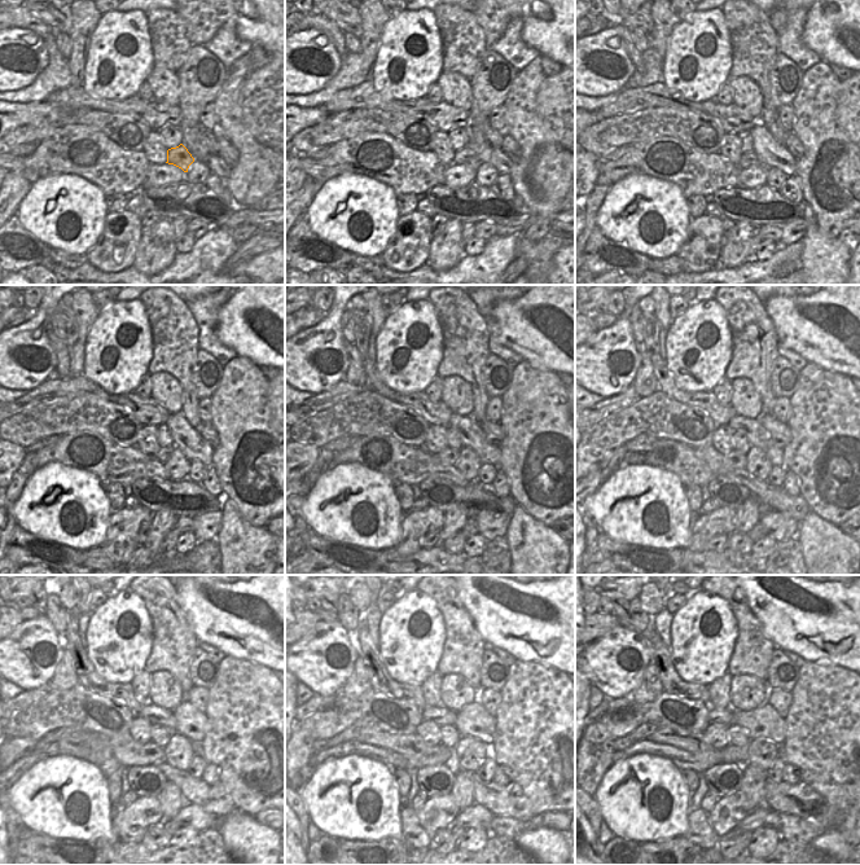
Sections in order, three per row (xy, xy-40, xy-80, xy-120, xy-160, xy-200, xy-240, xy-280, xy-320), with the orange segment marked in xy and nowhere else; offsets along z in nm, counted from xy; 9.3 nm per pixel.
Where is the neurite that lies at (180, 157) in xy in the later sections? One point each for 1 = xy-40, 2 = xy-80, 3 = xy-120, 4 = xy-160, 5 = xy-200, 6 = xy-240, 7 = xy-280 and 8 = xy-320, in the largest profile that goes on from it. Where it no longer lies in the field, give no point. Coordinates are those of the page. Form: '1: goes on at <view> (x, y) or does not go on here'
1: goes on at xy-40 (465, 156)
2: goes on at xy-80 (749, 158)
3: goes on at xy-120 (165, 452)
4: goes on at xy-160 (448, 456)
5: goes on at xy-200 (719, 464)
6: goes on at xy-240 (130, 752)
7: goes on at xy-280 (411, 746)
8: goes on at xy-320 (692, 742)

